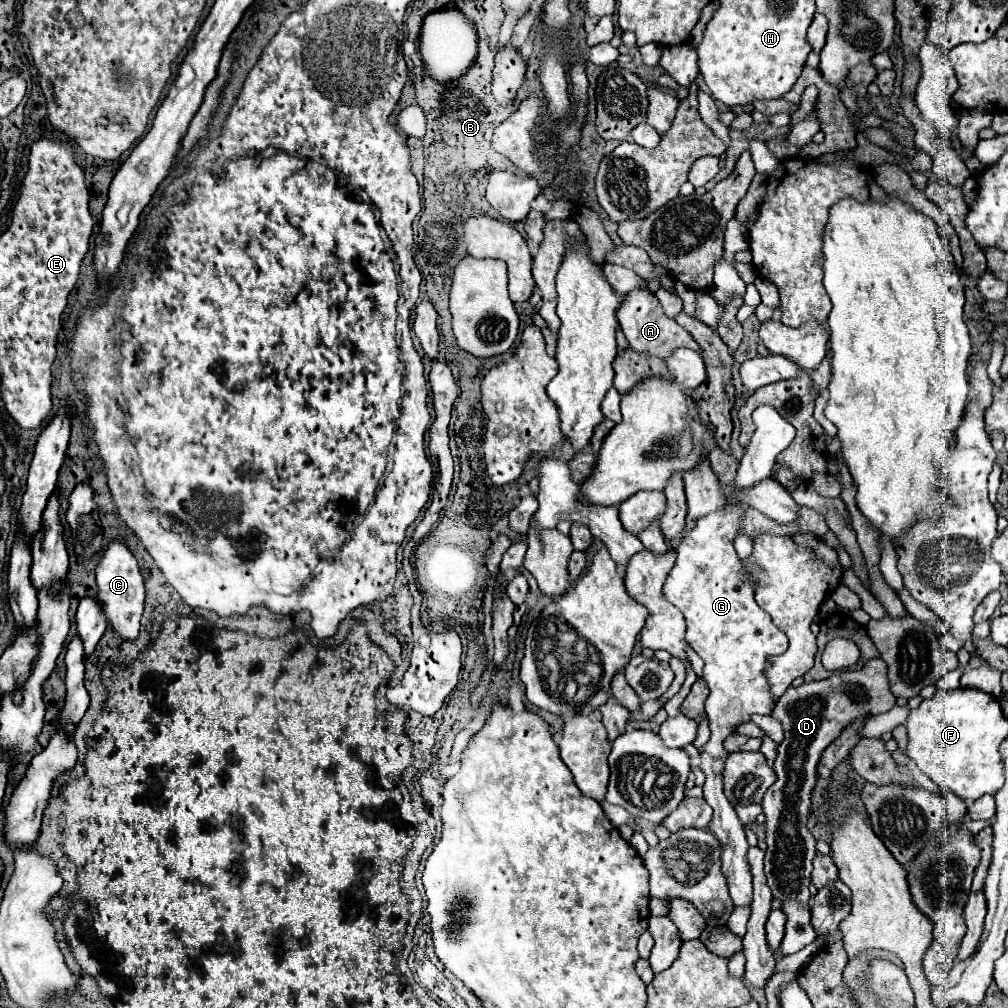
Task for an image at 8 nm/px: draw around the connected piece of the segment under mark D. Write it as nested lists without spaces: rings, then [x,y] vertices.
[[[878,657],[872,661],[866,661],[862,669],[858,671],[836,671],[828,679],[814,681],[814,683],[802,683],[800,687],[788,687],[786,693],[776,701],[772,717],[776,717],[782,723],[784,729],[784,741],[778,745],[778,755],[774,761],[776,771],[776,783],[770,785],[766,791],[766,797],[762,799],[762,811],[764,811],[764,827],[766,827],[766,853],[764,853],[764,873],[768,879],[768,887],[776,899],[782,901],[782,911],[786,915],[786,933],[780,943],[780,951],[784,955],[792,955],[812,943],[816,939],[816,931],[810,923],[810,873],[812,873],[812,857],[816,855],[816,839],[808,831],[808,815],[810,815],[810,793],[816,785],[816,765],[820,761],[822,751],[842,733],[846,725],[850,725],[856,717],[872,717],[880,715],[884,711],[890,711],[896,705],[896,697],[890,693],[888,681],[886,681],[886,663]]]

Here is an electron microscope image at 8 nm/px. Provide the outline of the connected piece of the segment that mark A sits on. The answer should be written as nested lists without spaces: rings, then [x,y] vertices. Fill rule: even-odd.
[[[632,289],[624,293],[622,305],[618,307],[618,323],[626,335],[628,345],[640,353],[650,353],[660,359],[666,359],[674,349],[680,349],[680,347],[688,347],[698,353],[702,351],[700,345],[694,341],[694,337],[686,329],[682,329],[674,319],[666,317],[662,305],[654,297],[654,293],[650,293],[648,289]]]

